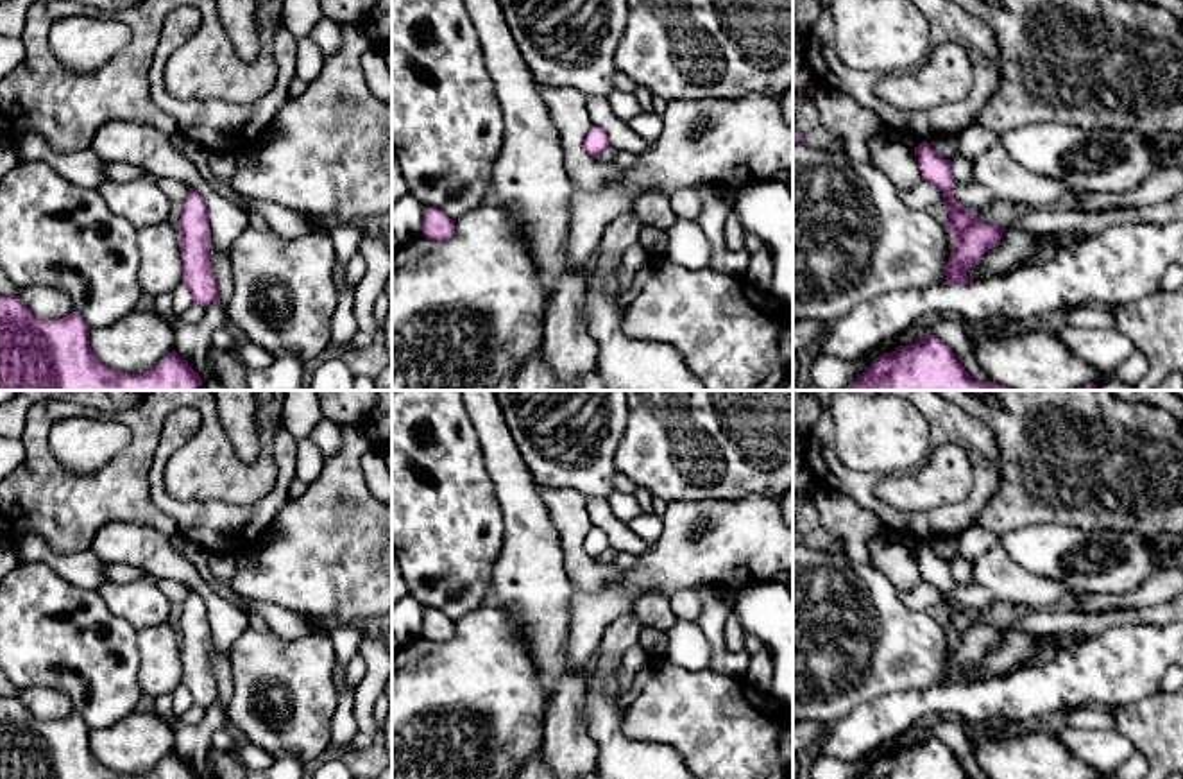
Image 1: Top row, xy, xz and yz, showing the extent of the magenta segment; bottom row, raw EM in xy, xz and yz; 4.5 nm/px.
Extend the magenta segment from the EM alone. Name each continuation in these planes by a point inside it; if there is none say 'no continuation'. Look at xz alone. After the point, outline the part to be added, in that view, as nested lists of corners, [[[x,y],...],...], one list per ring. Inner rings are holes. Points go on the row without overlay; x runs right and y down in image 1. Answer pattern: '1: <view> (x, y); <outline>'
no continuation

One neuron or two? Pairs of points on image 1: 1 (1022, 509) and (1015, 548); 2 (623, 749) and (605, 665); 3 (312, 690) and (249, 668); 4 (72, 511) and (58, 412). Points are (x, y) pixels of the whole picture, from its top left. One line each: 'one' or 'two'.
1: two
2: one
3: one
4: one

